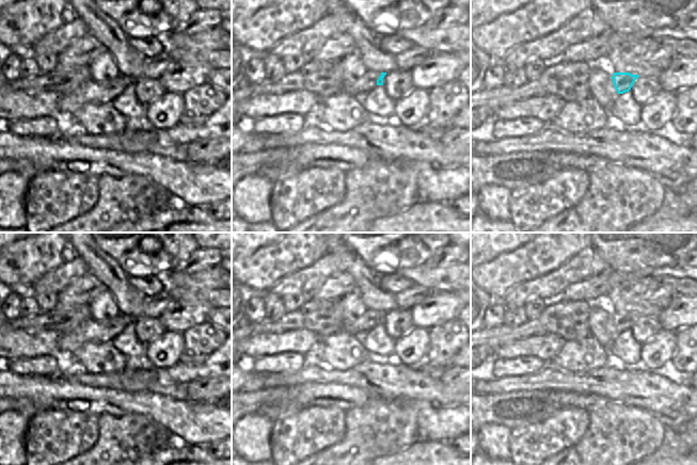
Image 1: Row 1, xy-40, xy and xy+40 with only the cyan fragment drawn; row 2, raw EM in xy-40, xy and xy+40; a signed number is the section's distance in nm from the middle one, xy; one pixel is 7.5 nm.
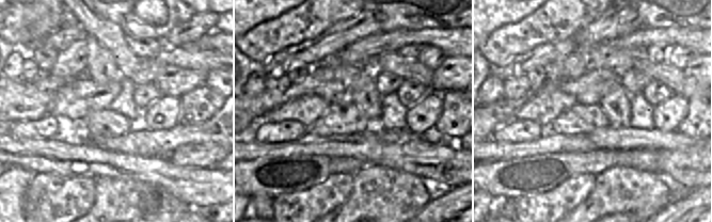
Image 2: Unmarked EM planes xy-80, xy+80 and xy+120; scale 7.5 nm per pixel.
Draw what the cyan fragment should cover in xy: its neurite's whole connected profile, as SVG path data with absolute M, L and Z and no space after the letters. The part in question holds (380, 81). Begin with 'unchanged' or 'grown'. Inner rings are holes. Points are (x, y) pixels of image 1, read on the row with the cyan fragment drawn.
grown; M366 70L366 74L359 79L354 85L347 87L345 93L350 96L355 96L368 92L377 85L383 85L383 78L385 75L386 73L371 73Z

